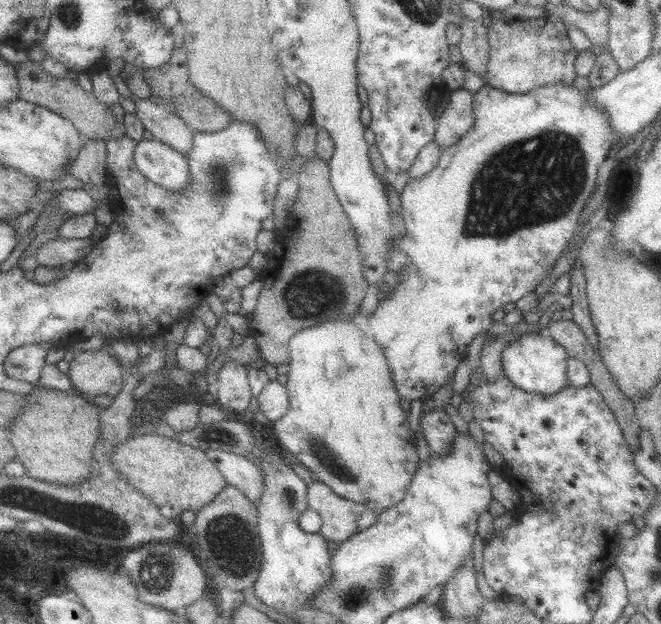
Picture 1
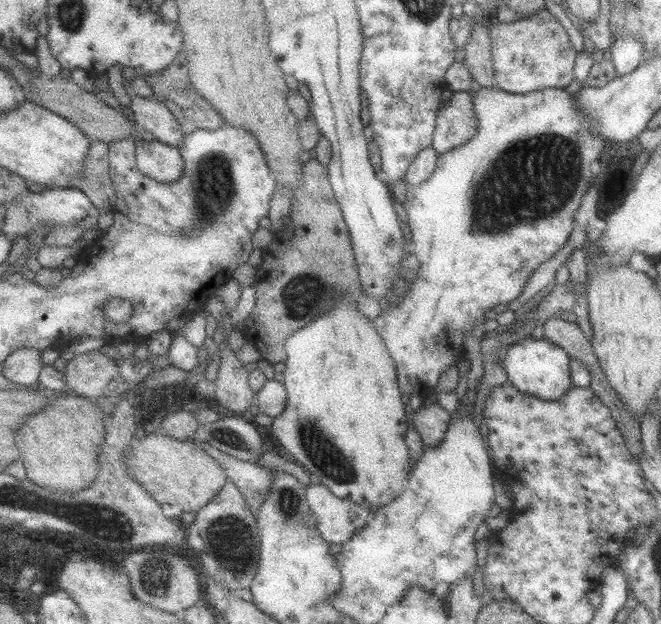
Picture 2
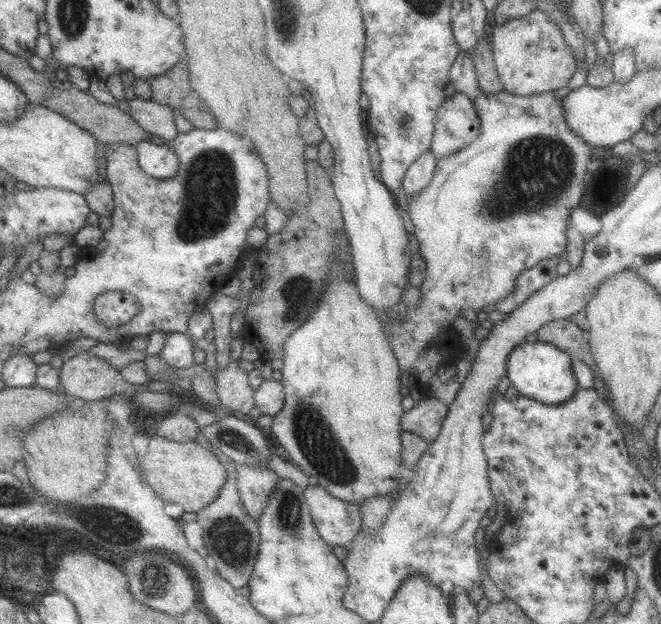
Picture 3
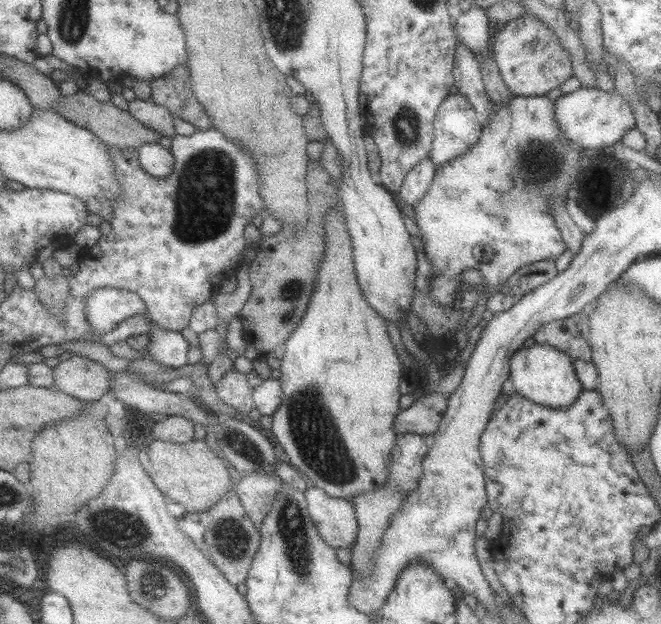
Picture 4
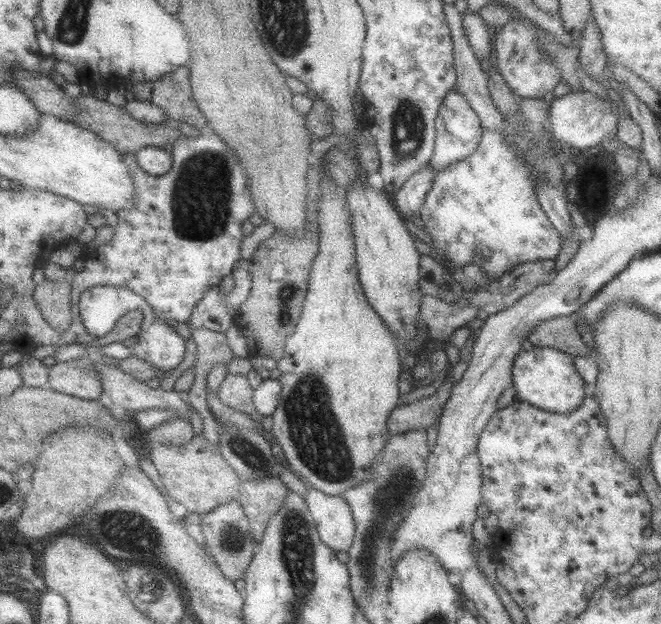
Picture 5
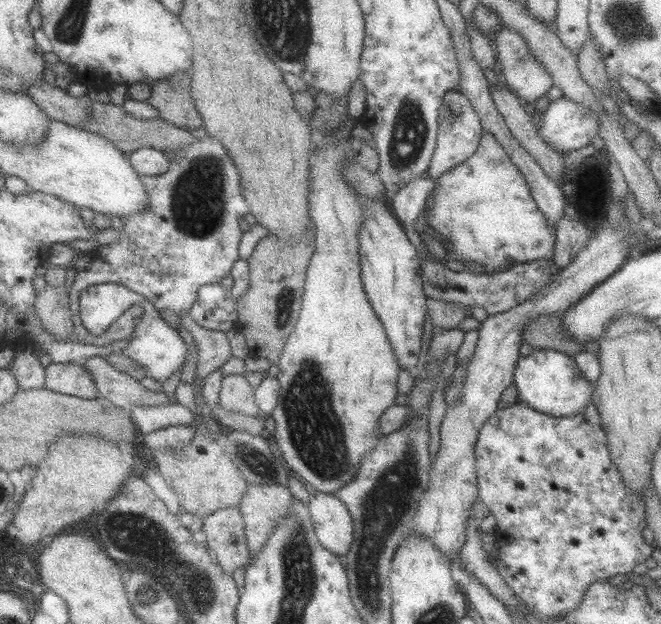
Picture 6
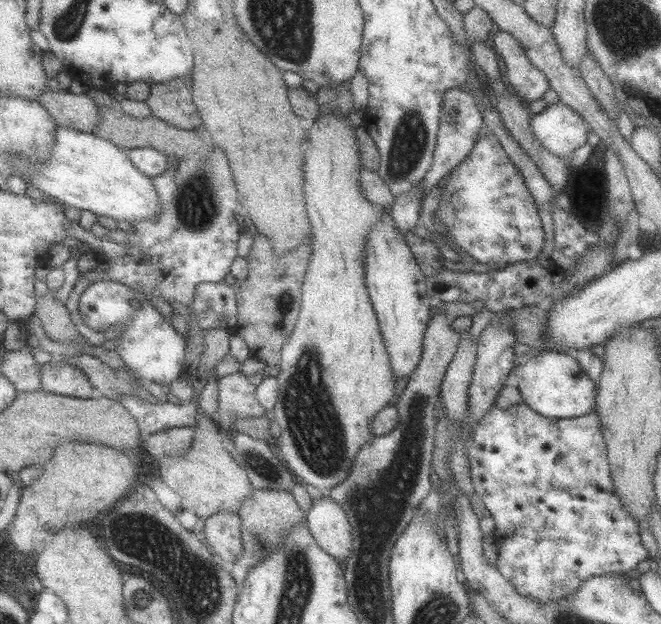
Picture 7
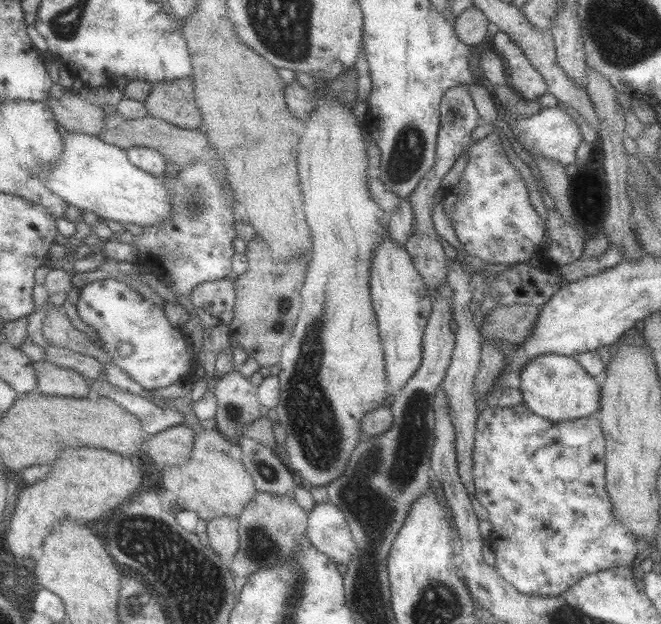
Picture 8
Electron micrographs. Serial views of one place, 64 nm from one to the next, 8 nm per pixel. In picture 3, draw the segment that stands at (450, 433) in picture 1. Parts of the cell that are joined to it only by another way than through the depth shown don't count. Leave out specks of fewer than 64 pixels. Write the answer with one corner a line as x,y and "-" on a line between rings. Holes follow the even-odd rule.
425,397
403,415
401,429
419,433
432,443
443,428
443,422
449,415
450,408
441,398

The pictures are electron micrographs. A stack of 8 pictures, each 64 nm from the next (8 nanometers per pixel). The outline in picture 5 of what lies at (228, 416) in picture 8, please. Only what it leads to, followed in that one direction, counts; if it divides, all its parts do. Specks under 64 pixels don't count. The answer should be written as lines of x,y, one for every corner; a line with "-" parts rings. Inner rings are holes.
229,373
223,381
218,395
230,408
249,415
257,412
254,401
255,388
251,386
246,375

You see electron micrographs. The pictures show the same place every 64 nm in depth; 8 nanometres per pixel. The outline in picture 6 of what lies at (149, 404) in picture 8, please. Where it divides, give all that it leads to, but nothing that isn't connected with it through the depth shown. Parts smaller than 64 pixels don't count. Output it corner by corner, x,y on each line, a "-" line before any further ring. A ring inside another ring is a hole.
161,404
162,406
135,406
130,410
136,426
145,434
161,428
177,425
194,425
195,416
184,404

